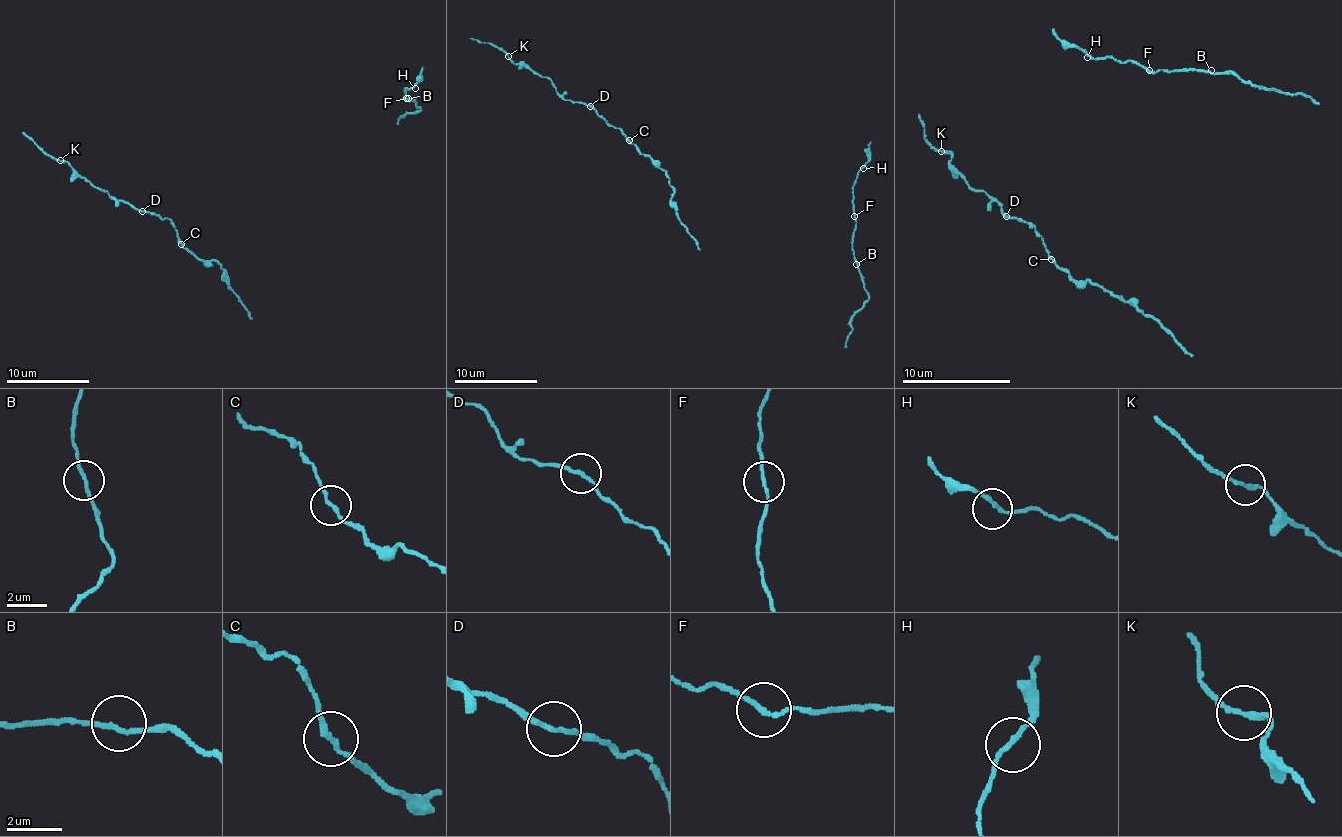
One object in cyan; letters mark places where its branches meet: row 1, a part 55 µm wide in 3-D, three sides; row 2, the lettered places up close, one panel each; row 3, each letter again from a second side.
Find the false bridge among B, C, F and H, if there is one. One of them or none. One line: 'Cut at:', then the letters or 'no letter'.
Cut at: no letter

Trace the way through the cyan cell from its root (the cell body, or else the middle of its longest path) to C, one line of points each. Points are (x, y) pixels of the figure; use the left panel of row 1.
C: (227, 271), (215, 261), (196, 259), (181, 244)

